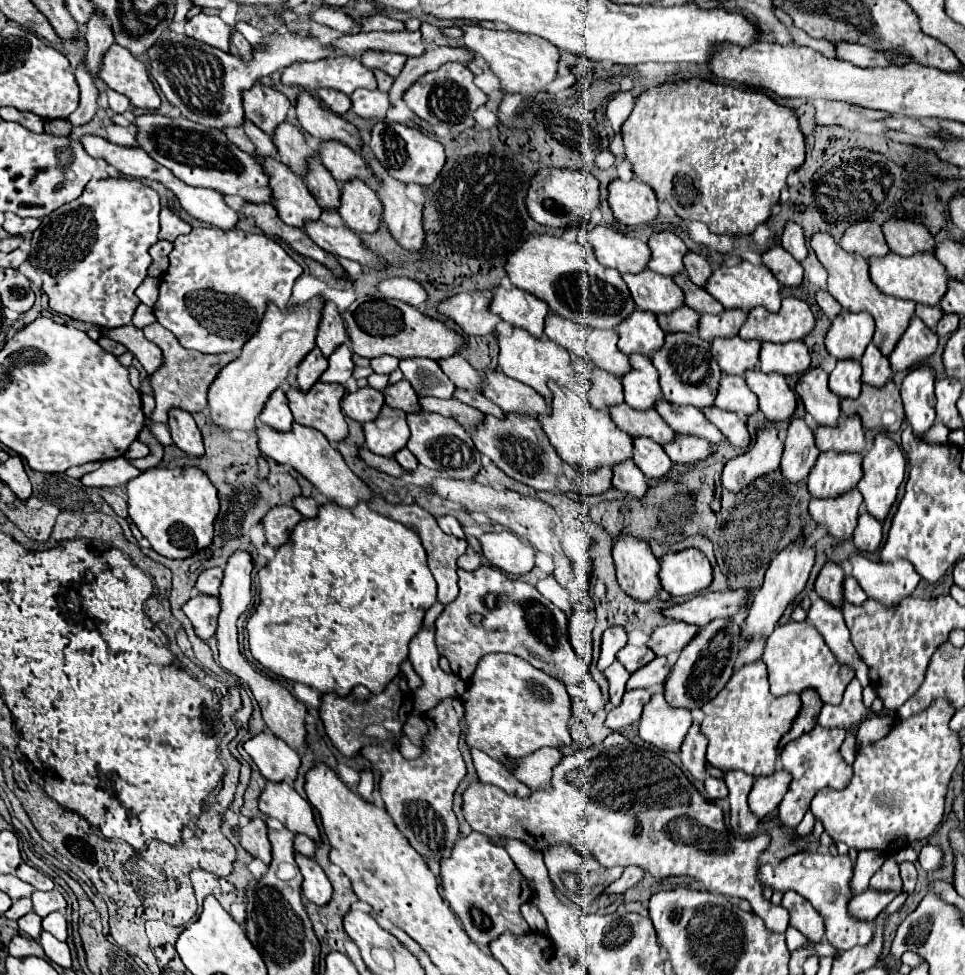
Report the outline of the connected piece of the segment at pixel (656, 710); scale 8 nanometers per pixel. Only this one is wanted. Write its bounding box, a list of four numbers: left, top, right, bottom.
[640,688,692,752]

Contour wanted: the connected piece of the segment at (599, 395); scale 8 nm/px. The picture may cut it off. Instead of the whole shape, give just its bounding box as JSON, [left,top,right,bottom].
[588,366,624,410]

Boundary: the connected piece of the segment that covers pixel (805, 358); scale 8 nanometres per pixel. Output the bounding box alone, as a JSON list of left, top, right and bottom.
[758,340,810,376]

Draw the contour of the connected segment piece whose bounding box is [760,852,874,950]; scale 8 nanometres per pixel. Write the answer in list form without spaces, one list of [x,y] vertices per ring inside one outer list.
[[[798,852],[778,866],[760,866],[760,882],[772,890],[788,892],[794,890],[804,896],[824,918],[826,918],[826,938],[838,950],[850,950],[854,946],[864,946],[872,940],[874,924],[852,918],[848,914],[848,902],[852,900],[850,880],[854,876],[854,862],[848,854],[828,854],[828,852]]]

